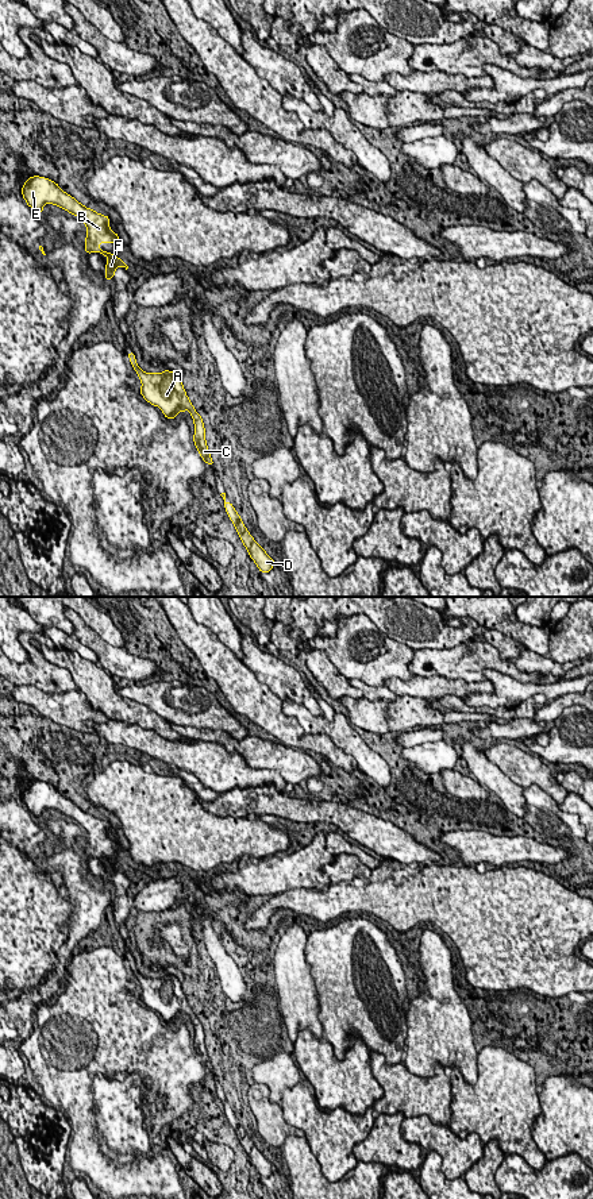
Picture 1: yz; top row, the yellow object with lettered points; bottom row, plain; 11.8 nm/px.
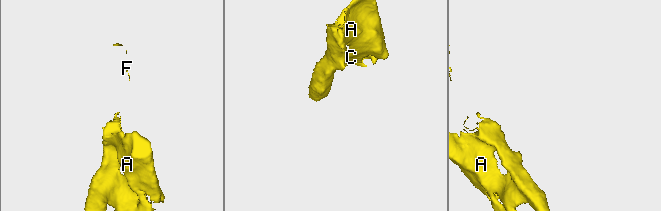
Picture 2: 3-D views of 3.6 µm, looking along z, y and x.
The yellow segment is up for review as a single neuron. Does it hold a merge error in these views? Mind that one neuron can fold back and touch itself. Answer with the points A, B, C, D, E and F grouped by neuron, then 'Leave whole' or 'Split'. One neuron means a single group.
Groups: A B C D E F. Leave whole

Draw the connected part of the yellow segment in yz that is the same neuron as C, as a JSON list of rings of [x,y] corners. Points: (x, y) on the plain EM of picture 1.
[[[128,957],[130,967],[140,983],[142,992],[140,999],[147,1007],[158,1011],[166,1023],[174,1023],[178,1019],[178,1014],[182,1018],[189,1015],[195,1028],[193,1046],[199,1055],[200,1061],[205,1068],[213,1071],[205,1046],[205,1033],[201,1021],[193,1013],[188,1003],[182,986],[176,976],[165,975],[163,978],[145,978],[139,974],[134,957]]]

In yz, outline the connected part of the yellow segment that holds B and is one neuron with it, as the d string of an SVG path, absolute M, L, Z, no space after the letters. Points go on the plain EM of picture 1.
M34 780L26 784L22 793L23 803L36 818L43 816L45 809L54 809L72 820L76 820L86 830L85 857L100 857L108 863L105 870L105 884L112 884L118 872L126 872L124 865L116 863L99 852L100 848L115 848L118 851L119 840L109 833L109 822L95 817L80 809L70 799L65 798L54 786Z

